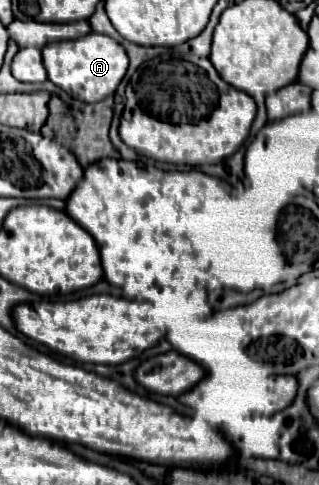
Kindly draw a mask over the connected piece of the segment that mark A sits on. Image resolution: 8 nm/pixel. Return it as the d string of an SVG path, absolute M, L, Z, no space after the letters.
M98 32L44 46L42 62L48 72L48 80L82 102L100 102L106 96L112 96L128 70L128 56L124 48L110 36Z

